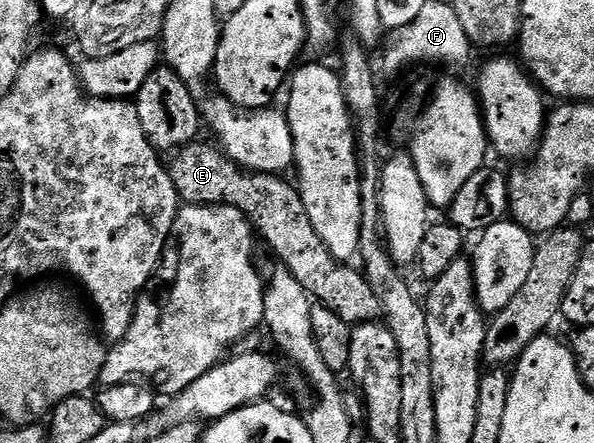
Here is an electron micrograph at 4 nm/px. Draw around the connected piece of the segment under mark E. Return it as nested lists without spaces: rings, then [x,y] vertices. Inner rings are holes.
[[[202,139],[195,140],[189,145],[183,145],[173,154],[173,157],[174,162],[169,162],[168,168],[179,198],[188,205],[236,206],[254,226],[257,236],[261,240],[263,237],[270,244],[275,255],[282,260],[279,261],[281,268],[287,269],[296,279],[296,283],[300,283],[300,287],[304,287],[317,304],[336,311],[336,315],[340,315],[340,319],[344,319],[352,327],[367,321],[378,321],[383,316],[382,303],[376,291],[372,291],[372,287],[366,282],[365,273],[355,266],[354,270],[353,264],[337,261],[332,251],[328,251],[324,239],[316,235],[312,227],[312,219],[308,219],[308,211],[304,207],[297,188],[291,182],[289,185],[285,176],[247,171],[226,156],[217,144],[205,145]]]

